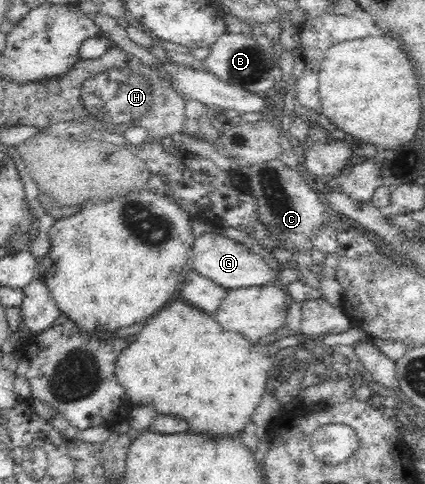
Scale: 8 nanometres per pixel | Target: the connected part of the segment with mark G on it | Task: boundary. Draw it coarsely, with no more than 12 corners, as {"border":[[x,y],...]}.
{"border":[[214,229],[189,267],[226,290],[264,286],[262,256]]}

